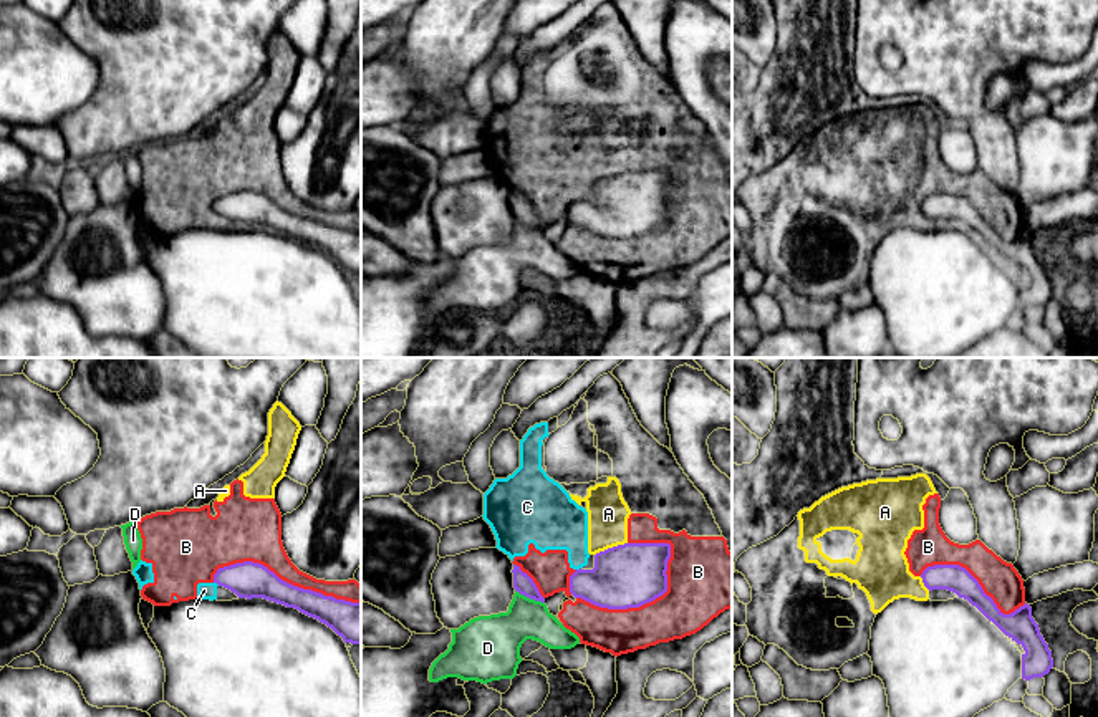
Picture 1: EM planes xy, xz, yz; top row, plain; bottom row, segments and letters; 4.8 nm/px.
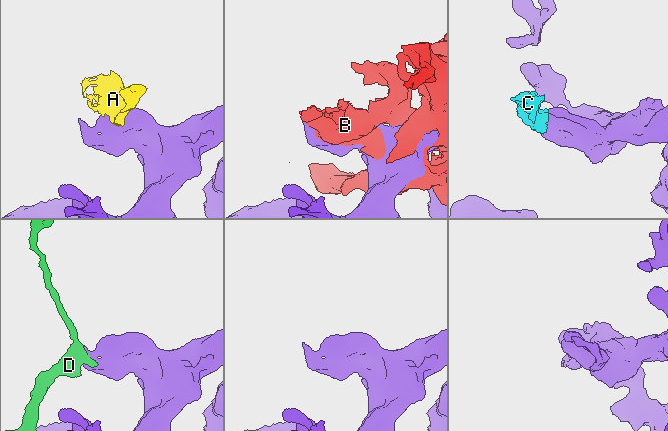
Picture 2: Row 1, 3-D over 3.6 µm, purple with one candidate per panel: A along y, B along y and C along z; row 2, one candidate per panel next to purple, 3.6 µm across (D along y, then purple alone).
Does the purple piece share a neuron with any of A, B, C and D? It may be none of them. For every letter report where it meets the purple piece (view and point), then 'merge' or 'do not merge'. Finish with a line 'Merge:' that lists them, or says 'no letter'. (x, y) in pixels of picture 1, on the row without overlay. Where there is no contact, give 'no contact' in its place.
A: xz (610, 178) | do not merge
B: xz (643, 232) | do not merge
C: xy (217, 212) | do not merge
D: xz (530, 227) | do not merge
Merge: no letter

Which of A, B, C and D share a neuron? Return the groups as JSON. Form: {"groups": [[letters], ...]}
{"groups": [["A", "B", "C"], ["D"]]}

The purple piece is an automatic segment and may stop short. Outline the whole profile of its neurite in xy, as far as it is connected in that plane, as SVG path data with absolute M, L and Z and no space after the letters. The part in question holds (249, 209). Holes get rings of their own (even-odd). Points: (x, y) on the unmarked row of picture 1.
M253 190L219 197L214 212L238 227L263 227L318 248L331 257L344 272L361 273L361 232L351 232L303 219L280 209L267 195Z

